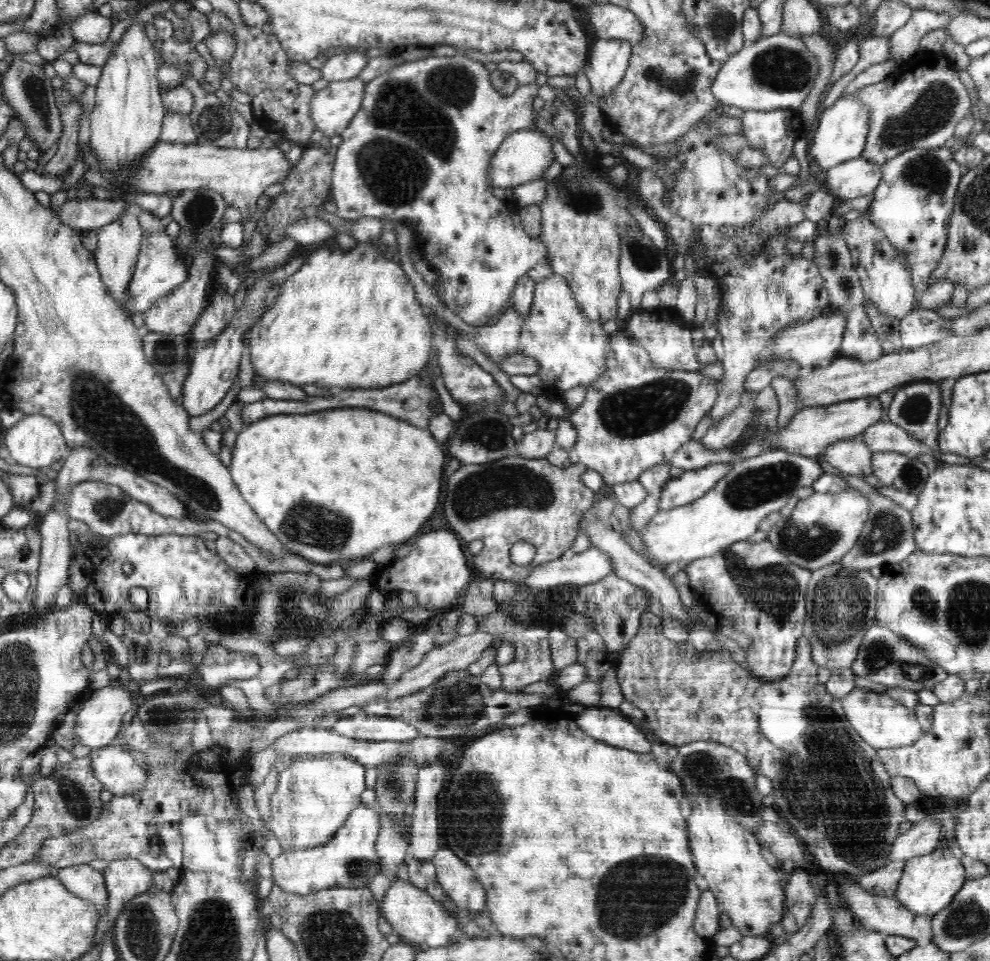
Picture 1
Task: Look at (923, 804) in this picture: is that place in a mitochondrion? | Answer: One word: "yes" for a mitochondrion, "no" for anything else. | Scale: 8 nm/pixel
no

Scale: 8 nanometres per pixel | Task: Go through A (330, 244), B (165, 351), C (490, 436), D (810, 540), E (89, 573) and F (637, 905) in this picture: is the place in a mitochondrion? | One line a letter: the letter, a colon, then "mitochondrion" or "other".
A: other
B: mitochondrion
C: mitochondrion
D: mitochondrion
E: other
F: mitochondrion

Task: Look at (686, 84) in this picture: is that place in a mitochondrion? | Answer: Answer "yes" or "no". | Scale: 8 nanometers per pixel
yes

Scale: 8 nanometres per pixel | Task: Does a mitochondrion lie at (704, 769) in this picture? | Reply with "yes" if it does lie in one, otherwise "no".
yes

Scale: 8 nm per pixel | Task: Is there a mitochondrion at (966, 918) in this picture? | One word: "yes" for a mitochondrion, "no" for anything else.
yes

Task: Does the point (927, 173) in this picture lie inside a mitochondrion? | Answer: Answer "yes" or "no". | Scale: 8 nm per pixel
yes

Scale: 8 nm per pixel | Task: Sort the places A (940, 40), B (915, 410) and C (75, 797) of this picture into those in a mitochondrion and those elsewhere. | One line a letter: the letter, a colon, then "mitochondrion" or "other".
A: other
B: mitochondrion
C: mitochondrion

